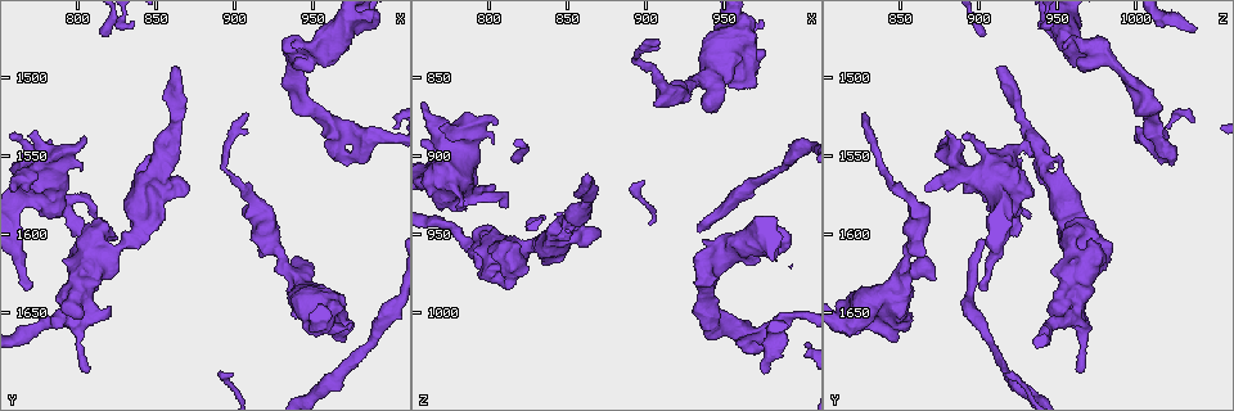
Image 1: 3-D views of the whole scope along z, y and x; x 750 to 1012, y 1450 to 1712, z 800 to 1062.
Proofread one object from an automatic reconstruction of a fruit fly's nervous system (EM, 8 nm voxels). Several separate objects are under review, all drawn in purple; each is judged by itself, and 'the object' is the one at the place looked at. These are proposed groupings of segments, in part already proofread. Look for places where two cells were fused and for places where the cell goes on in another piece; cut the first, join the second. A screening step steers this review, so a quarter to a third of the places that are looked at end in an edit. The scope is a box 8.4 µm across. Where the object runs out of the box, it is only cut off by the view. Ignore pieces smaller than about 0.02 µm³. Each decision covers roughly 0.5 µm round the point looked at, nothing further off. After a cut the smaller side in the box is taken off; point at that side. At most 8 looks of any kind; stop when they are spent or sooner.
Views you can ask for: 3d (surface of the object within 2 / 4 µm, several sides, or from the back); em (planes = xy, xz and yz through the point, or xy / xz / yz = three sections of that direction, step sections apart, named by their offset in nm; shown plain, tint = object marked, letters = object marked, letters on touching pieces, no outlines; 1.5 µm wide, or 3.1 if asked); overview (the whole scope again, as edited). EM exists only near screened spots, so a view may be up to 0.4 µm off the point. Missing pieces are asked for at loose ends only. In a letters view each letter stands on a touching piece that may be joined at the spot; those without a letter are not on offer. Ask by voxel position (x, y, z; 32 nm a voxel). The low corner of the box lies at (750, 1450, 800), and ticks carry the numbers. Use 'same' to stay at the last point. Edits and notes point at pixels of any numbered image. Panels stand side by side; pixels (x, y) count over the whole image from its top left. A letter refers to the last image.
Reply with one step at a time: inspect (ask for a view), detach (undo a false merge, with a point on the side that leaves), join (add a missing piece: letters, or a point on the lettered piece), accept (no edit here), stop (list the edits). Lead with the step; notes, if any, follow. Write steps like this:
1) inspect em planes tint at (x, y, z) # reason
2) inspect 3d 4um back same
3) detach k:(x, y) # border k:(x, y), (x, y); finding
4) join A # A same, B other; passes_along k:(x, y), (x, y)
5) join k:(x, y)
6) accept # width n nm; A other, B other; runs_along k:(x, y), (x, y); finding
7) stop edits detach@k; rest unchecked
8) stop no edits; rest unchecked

inspect em planes letters at (772, 1536, 878)

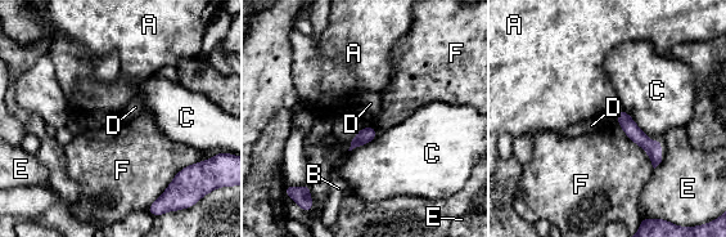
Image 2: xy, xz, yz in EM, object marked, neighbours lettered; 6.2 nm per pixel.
accept # A other, B other, C other, D other, E other, F other; border 2:(198, 161), (184, 166), (147, 208); no lettered piece goes on from it

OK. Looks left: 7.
inspect em planes tint at (796, 1644, 960) # branch point

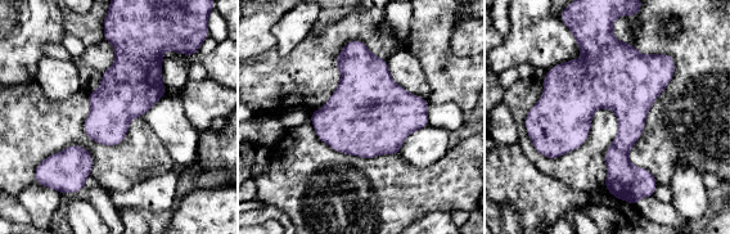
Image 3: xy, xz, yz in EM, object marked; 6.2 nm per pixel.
inspect em planes letters same

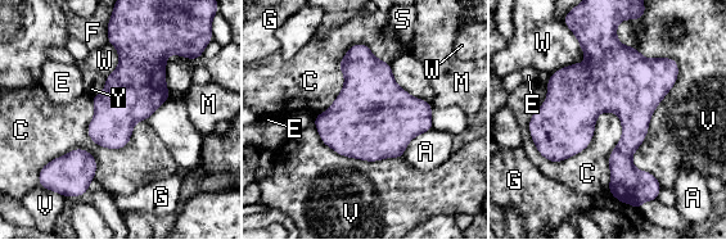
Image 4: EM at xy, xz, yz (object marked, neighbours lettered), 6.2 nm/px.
accept # longest_contact V 1050 nm; A other, C other, E other, F other, G other, M other, S other, V other, W other, Y other; all the same cell

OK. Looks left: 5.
inspect 3d 2um at (976, 1470, 1038)

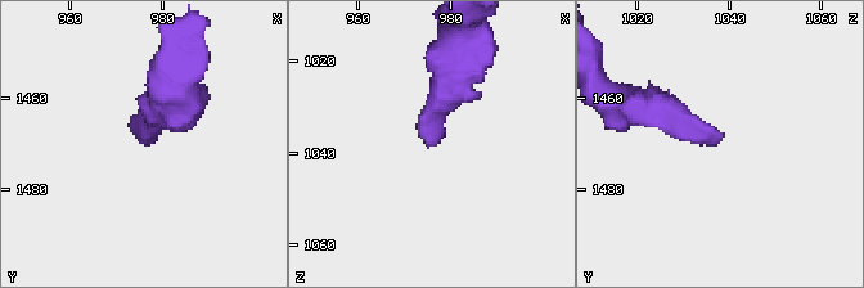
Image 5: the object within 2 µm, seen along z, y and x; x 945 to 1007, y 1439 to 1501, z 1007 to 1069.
inspect em xz step 4 tint at (975, 1469, 1038) # need the tissue

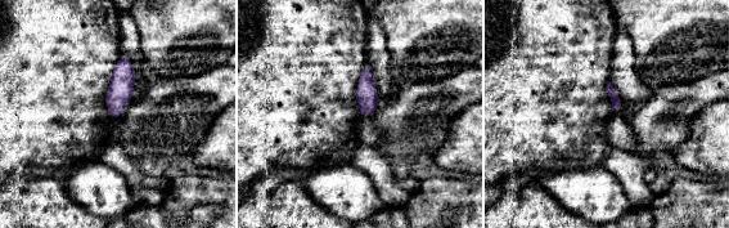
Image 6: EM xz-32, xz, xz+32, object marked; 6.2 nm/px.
inspect em planes letters same # another direction

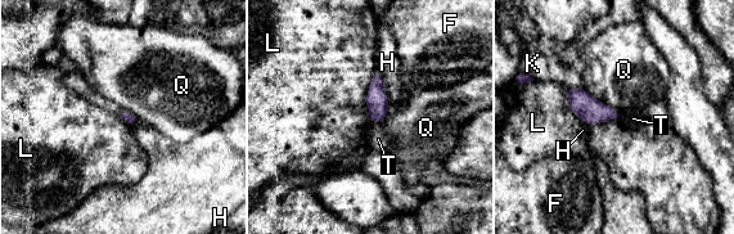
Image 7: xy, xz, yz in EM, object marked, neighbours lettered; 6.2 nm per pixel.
accept # longest_contact L 400 nm; F other, H other, K other, L other, Q other, T other; none of them fits

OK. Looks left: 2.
stop no edits; rest unchecked

